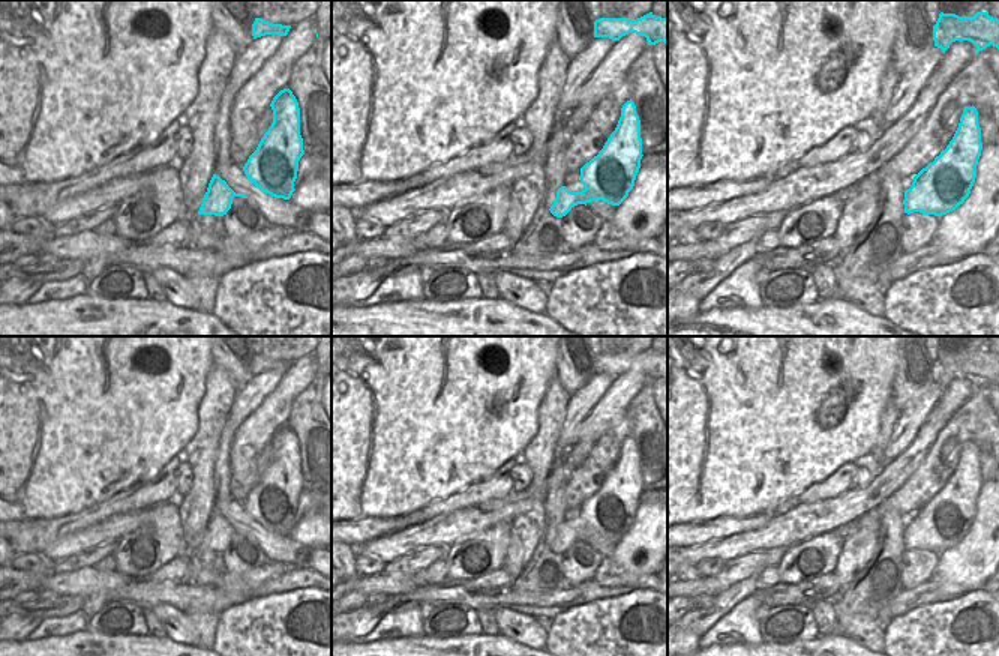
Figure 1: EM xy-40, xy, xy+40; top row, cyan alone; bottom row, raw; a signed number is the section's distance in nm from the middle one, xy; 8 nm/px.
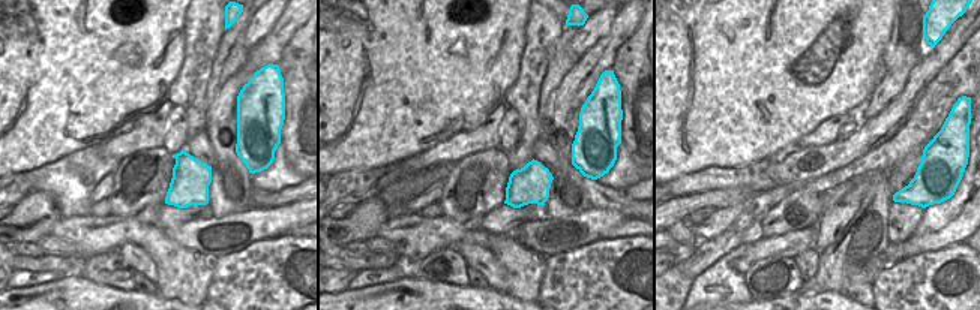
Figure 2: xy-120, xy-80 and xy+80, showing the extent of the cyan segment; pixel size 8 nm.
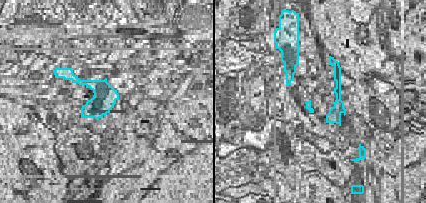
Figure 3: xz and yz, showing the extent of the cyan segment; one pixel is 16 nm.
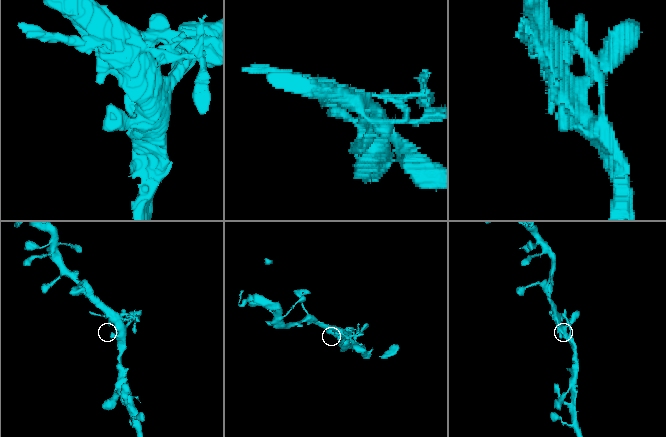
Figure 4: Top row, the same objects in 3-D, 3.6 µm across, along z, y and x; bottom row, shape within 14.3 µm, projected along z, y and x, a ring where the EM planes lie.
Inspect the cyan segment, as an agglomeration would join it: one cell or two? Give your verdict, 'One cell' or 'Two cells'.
One cell

